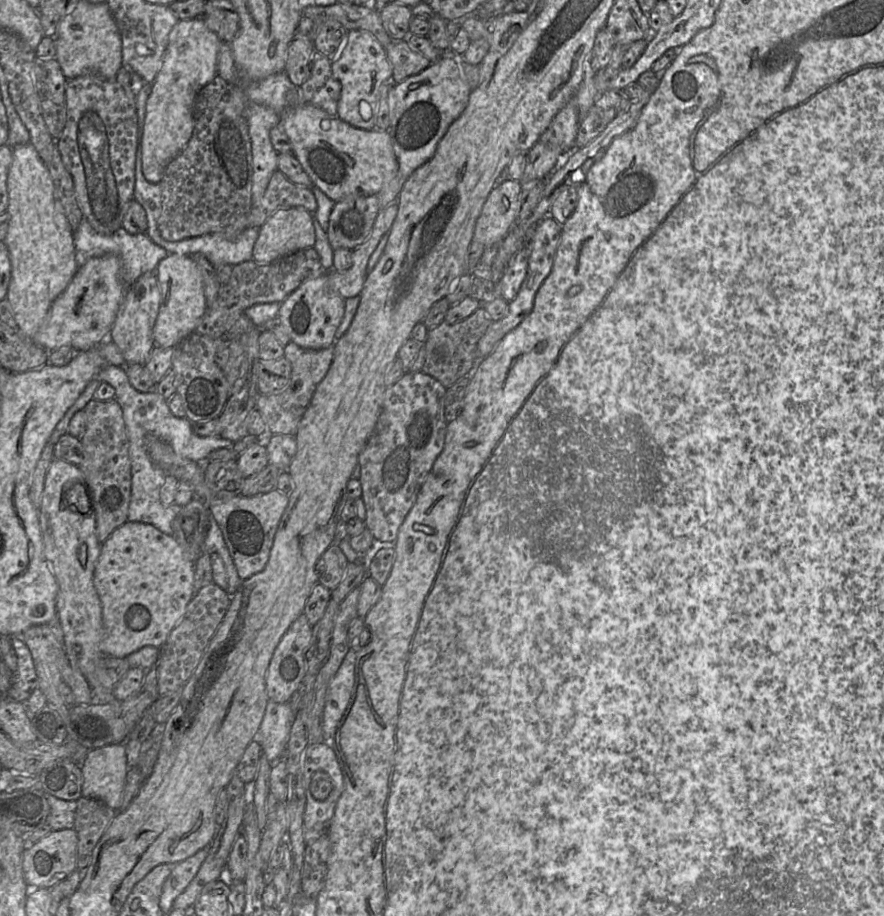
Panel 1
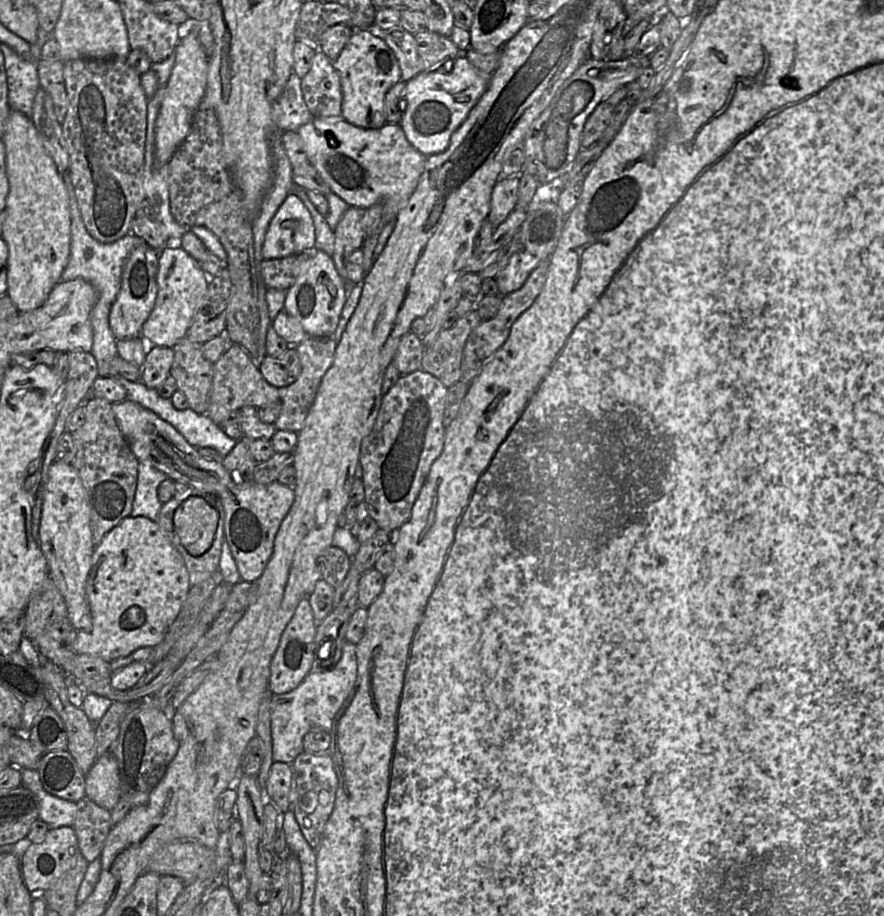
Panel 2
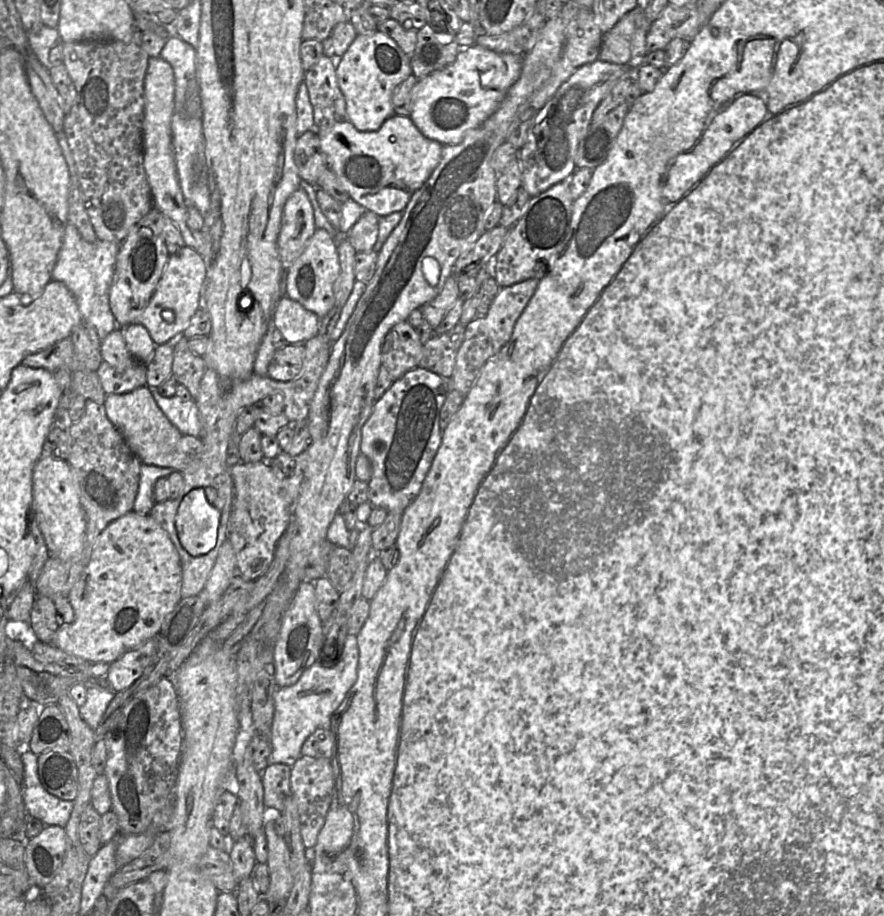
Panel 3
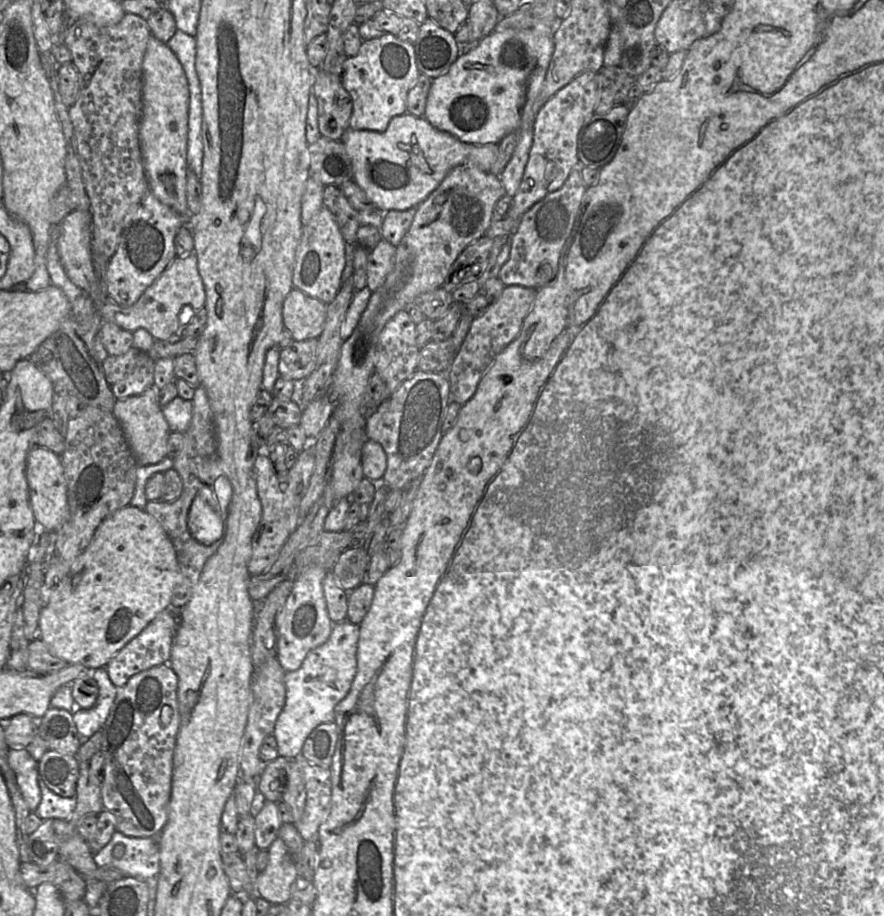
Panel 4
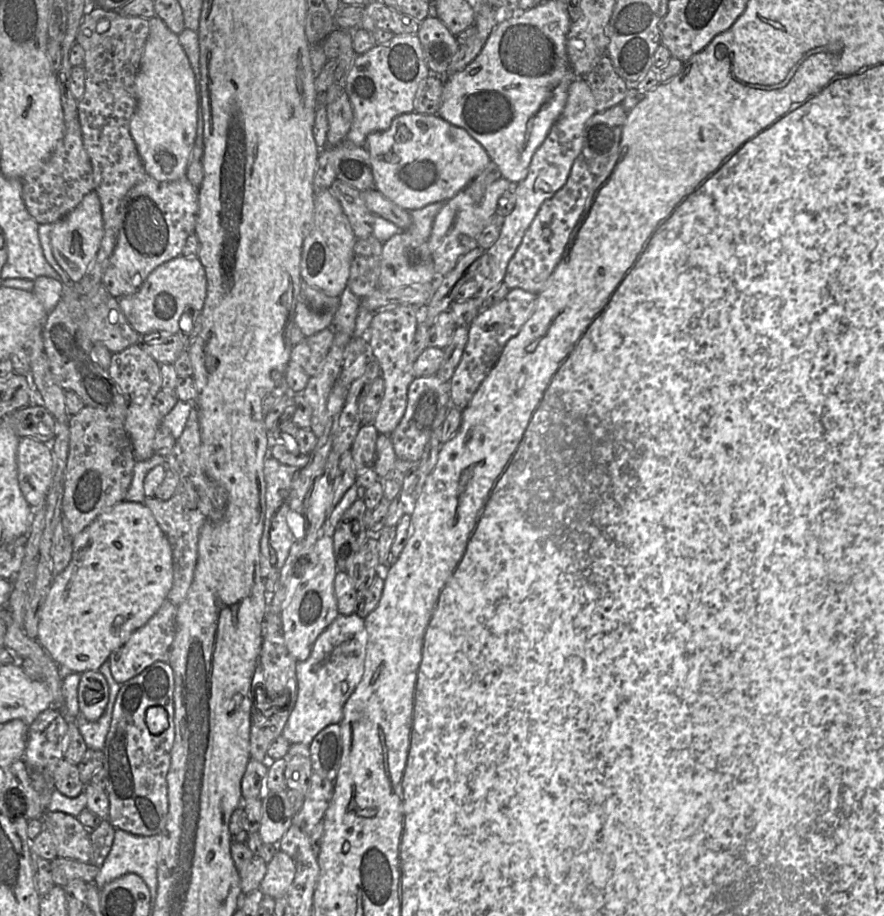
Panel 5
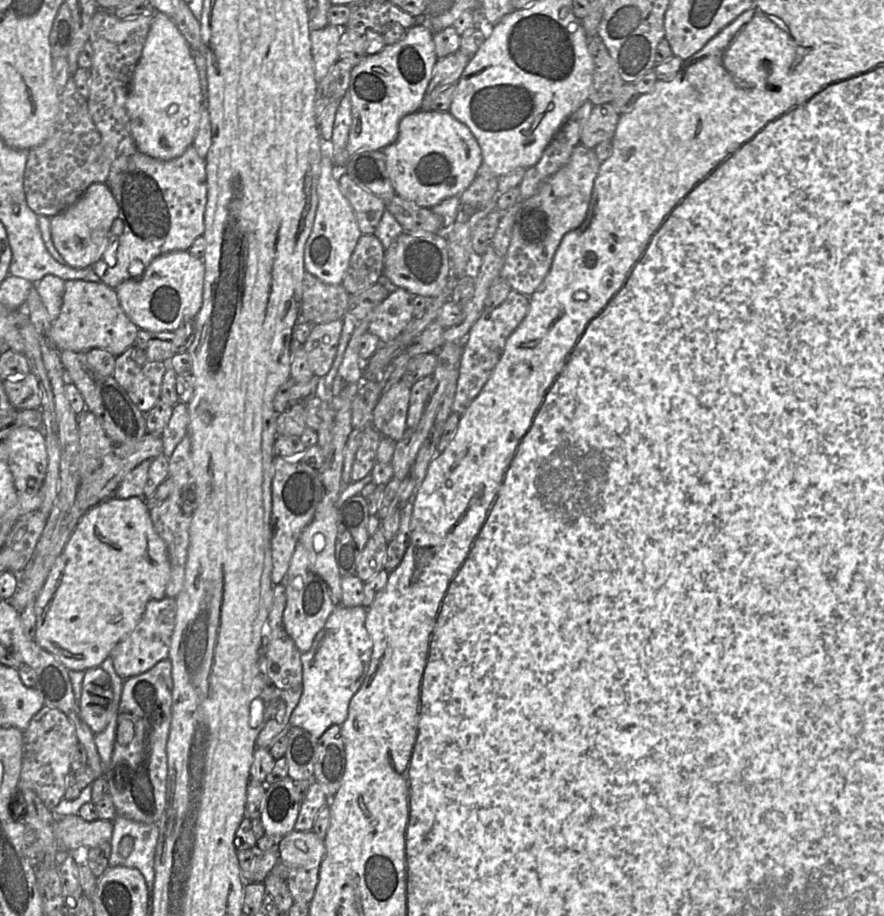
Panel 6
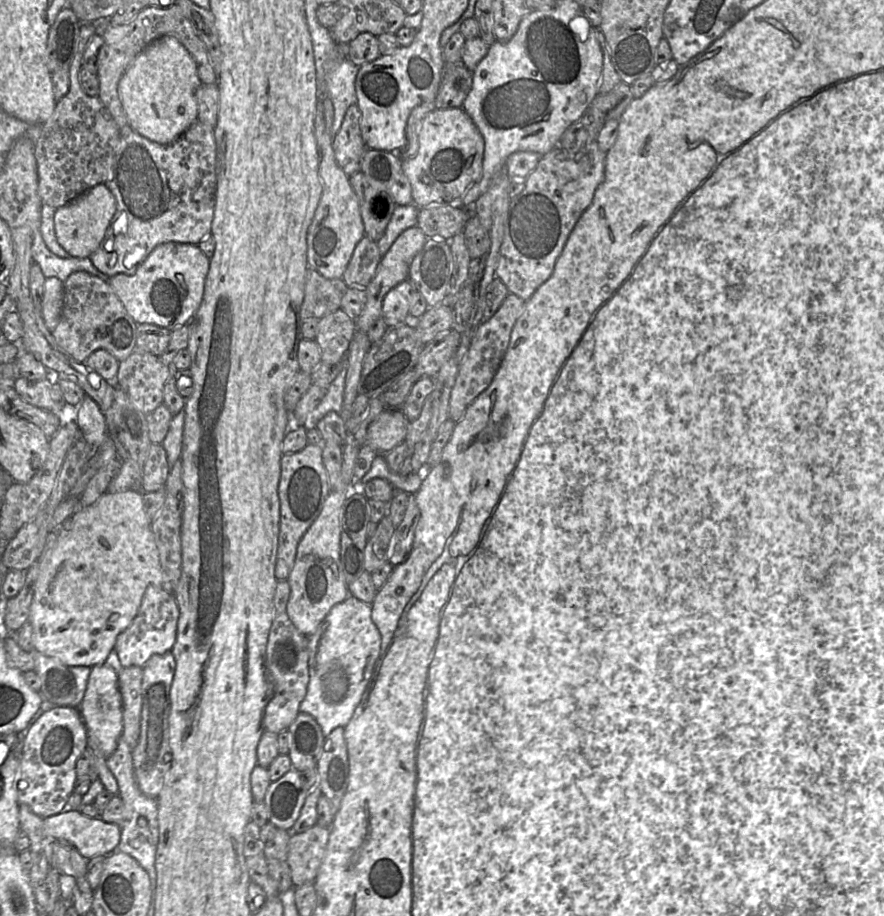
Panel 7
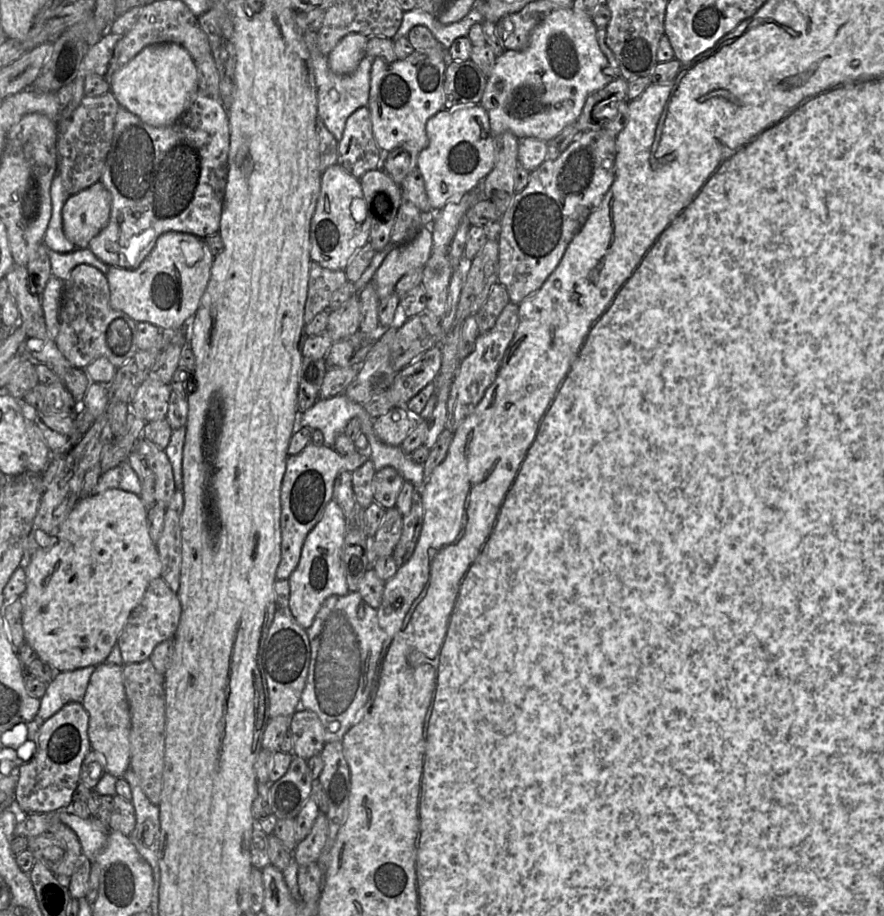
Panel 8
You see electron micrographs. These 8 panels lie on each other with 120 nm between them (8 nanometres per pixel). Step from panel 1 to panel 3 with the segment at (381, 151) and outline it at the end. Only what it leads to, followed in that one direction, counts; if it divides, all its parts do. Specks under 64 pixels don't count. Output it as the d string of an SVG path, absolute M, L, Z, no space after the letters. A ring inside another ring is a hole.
M394 114L376 131L359 131L349 121L316 130L321 148L327 156L328 166L335 173L351 199L379 217L403 212L412 195L430 177L441 159L443 145L425 137L410 117Z

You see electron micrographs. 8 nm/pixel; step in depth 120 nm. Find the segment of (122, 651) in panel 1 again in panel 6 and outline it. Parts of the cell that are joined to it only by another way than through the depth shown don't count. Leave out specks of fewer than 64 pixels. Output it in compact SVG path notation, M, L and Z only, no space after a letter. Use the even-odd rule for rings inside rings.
M111 496L96 506L90 508L79 520L63 551L52 566L45 584L35 600L36 634L34 641L43 649L53 654L68 670L86 671L100 667L101 663L110 656L111 650L135 628L151 599L166 597L166 587L170 579L170 562L167 546L156 532L150 517L149 508L142 497L133 496L119 499Z

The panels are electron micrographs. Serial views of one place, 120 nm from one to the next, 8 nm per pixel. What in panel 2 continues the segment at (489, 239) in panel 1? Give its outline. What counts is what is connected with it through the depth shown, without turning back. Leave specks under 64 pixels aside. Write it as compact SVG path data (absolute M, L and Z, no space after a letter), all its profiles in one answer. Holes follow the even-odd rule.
M519 175L504 177L496 182L491 194L491 207L487 219L499 226L514 210L518 200Z

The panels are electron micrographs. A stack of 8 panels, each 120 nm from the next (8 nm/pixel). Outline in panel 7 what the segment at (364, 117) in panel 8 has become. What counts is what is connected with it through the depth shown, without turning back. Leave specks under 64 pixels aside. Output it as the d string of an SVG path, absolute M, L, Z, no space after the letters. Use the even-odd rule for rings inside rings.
M350 106L341 128L332 139L336 161L348 176L360 172L361 159L367 149L361 135L360 119L358 106Z

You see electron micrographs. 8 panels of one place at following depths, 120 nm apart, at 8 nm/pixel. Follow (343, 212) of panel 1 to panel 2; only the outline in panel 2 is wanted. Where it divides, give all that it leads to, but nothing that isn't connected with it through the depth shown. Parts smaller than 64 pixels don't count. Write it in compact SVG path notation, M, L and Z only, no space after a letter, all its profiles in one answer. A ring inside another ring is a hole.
M350 206L342 215L334 230L335 247L332 255L336 269L344 280L345 292L350 295L355 284L347 279L346 260L355 250L361 249L367 236L363 229L363 218L366 209Z

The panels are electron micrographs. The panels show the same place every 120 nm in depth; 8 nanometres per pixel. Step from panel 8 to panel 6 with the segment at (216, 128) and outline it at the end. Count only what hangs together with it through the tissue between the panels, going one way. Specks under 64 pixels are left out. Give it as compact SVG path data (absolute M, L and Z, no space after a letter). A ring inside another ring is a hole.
M193 145L189 146L185 152L174 159L162 161L136 151L128 160L128 163L123 171L117 175L108 176L105 182L112 191L118 204L118 217L115 219L107 238L107 242L102 249L99 258L91 266L95 274L100 278L101 282L115 289L119 284L127 279L140 278L148 267L148 265L158 256L173 252L173 251L188 251L193 244L194 240L203 235L204 226L204 213L207 203L207 183L206 183L206 161L205 158L200 157Z

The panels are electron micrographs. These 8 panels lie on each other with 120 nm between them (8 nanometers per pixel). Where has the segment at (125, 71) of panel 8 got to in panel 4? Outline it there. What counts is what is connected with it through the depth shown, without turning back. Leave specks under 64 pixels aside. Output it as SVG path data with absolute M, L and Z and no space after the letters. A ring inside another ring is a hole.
M151 35L142 63L142 110L139 123L141 158L149 191L182 216L186 220L185 225L190 216L186 199L188 106L189 86L182 64L166 43Z

